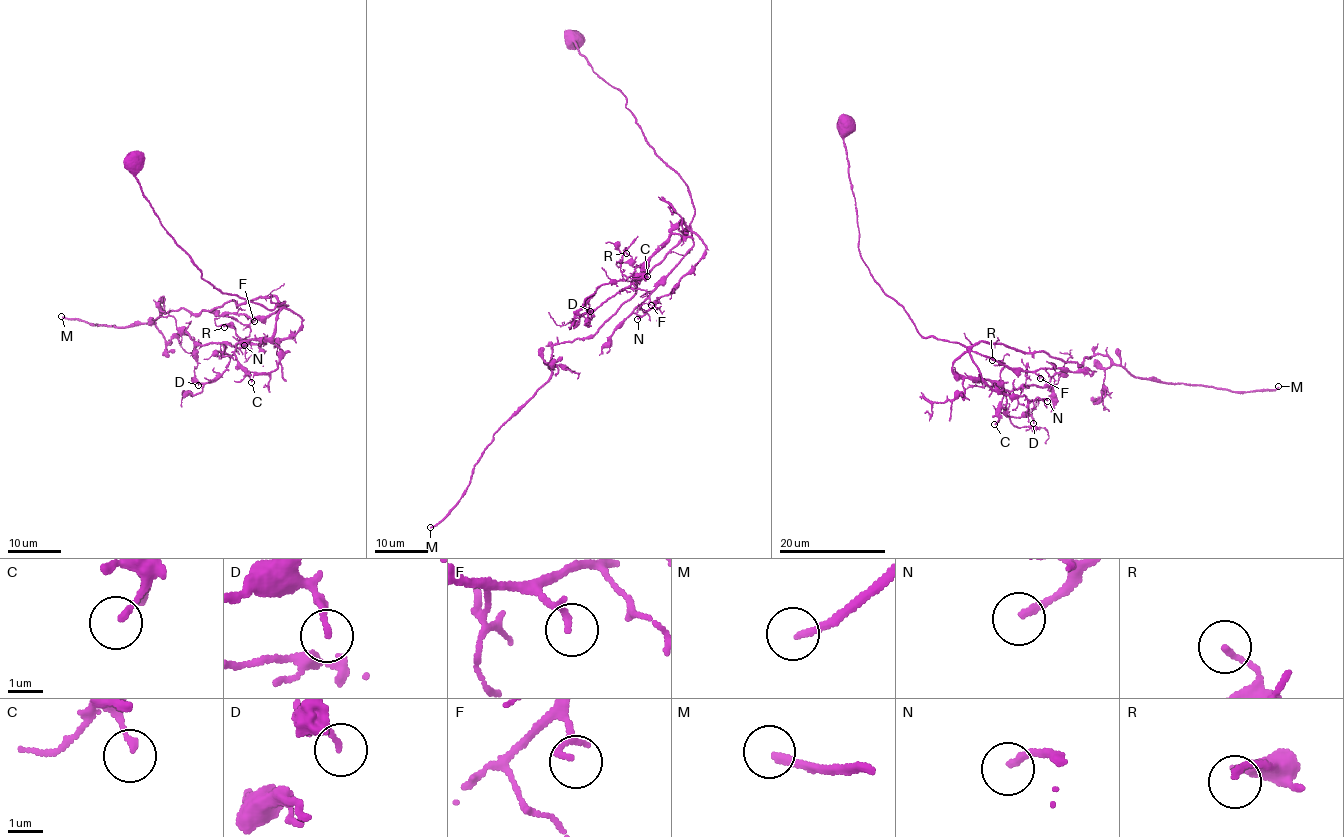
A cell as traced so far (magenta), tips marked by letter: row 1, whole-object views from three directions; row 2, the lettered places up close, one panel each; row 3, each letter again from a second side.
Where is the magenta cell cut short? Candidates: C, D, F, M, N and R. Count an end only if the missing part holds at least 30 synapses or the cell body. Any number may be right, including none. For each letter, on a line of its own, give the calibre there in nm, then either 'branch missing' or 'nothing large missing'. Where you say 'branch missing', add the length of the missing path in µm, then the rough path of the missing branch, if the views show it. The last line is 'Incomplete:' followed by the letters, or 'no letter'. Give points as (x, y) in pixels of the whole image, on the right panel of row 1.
C: calibre 150 nm; nothing large missing
D: calibre 150 nm; nothing large missing
F: calibre 150 nm; nothing large missing
M: calibre 200 nm; branch missing; missing 70 µm; course (1278, 386), (1293, 371), (1291, 355), (1275, 360), (1236, 327), (1197, 325), (1178, 312), (1187, 288), (1198, 282)
N: calibre 200 nm; branch missing; missing 20 µm; course (1047, 401), (1058, 404), (1060, 412), (1079, 426), (1083, 419), (1080, 432)
R: calibre 170 nm; nothing large missing
Incomplete: M, N

